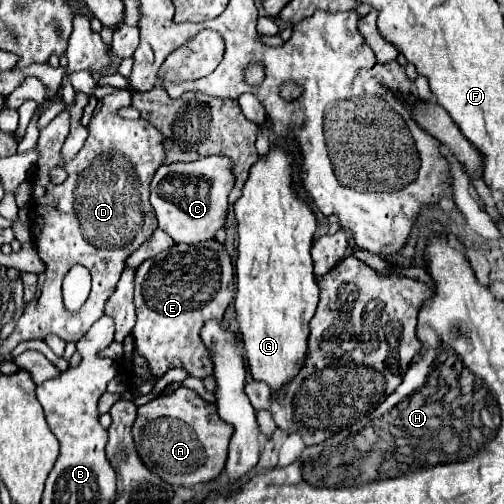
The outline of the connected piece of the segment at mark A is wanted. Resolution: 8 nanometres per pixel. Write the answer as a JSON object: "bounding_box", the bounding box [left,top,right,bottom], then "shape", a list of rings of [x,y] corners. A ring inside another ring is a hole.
{"bounding_box":[132,385,232,487],"shape":[[[182,385],[172,395],[160,395],[146,405],[140,405],[132,425],[134,447],[142,463],[166,483],[184,487],[208,483],[222,473],[230,437],[232,425],[216,415],[216,407]]]}

